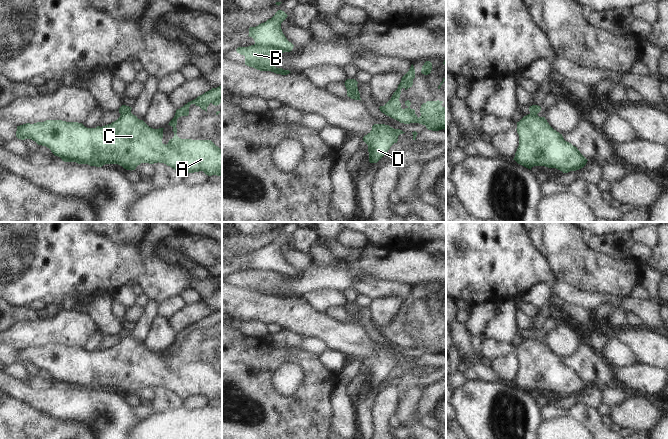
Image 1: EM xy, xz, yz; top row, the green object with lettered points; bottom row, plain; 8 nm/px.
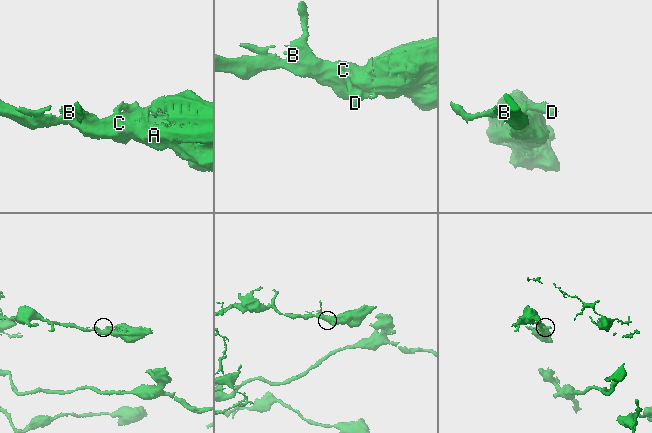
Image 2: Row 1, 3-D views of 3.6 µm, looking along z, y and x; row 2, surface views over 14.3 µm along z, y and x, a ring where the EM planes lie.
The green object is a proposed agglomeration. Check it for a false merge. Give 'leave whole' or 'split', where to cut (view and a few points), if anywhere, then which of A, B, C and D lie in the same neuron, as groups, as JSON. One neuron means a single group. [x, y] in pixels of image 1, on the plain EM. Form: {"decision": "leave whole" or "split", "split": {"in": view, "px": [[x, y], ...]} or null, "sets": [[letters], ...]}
{"decision": "split", "split": {"in": "xz", "px": [[347, 312], [351, 313], [359, 323]]}, "sets": [["A", "B", "C"], ["D"]]}

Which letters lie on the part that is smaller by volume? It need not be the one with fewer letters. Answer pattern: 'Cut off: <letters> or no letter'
Cut off: D

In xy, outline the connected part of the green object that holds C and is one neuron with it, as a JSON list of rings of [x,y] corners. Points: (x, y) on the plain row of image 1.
[[[222,309],[205,316],[196,323],[176,334],[174,342],[168,349],[173,351],[174,361],[165,369],[162,367],[163,353],[153,353],[137,340],[121,338],[120,341],[105,350],[87,352],[82,347],[62,344],[46,344],[34,348],[17,350],[16,361],[21,364],[31,363],[38,369],[46,370],[64,386],[76,386],[90,390],[102,391],[105,388],[118,388],[126,394],[135,394],[141,387],[164,387],[180,399],[203,395],[206,399],[222,401],[222,373],[211,364],[181,363],[177,360],[177,343],[189,339],[191,328],[207,336],[210,327],[217,330],[222,326]]]

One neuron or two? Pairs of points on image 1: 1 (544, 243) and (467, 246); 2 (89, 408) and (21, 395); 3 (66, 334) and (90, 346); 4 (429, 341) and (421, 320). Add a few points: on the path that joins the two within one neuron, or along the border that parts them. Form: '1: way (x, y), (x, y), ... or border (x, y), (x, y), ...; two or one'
1: border (527, 232), (530, 242), (547, 261); two
2: way (72, 404), (38, 399); one
3: border (96, 327), (80, 346); two
4: way (429, 336), (429, 328), (426, 325); one

